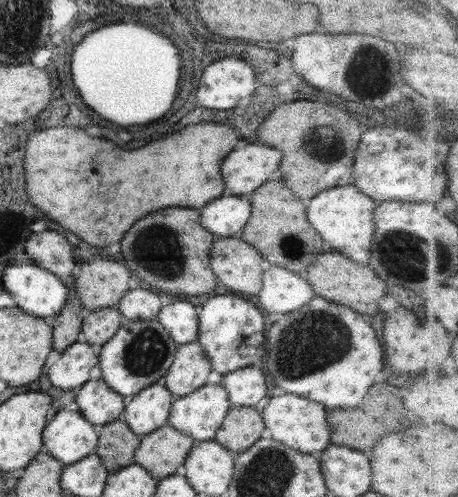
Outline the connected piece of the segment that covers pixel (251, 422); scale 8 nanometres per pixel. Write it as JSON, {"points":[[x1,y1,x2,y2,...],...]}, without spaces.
{"points":[[231,405,213,441,232,454,249,448,265,430,261,414,251,407]]}

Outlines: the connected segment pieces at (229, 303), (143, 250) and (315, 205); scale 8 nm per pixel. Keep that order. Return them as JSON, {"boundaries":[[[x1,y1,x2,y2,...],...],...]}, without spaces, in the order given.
{"boundaries":[[[213,296,197,309,198,332,196,341,209,358,212,370,220,375,241,370,253,362,261,361,265,352,263,316,257,307,247,300,249,300,248,297]],[[163,208,155,214,147,214,141,220,137,220,129,232,121,240,121,254,125,258,125,264,149,286,155,286,165,292,173,294,187,294,187,296,199,296,209,292,211,288,219,288,218,279,213,275,209,267,209,248,215,240,215,236,207,232,199,223,199,212,189,208]],[[339,186,319,192,311,198,307,206,307,222,313,226,316,234,321,234,327,249,337,252,360,265,367,266,369,260,369,244,373,234,373,200,365,198,355,186]]]}

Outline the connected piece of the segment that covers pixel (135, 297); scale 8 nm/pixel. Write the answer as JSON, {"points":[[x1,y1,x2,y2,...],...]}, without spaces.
{"points":[[137,288,127,290,117,306,124,320,141,321,155,318,161,304,153,292]]}

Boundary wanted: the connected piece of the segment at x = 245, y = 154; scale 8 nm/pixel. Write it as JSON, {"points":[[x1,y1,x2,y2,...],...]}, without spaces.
{"points":[[249,144,243,150,233,150,221,164,225,188,231,190,233,196,248,197,279,168,279,160,281,152,267,146]]}

